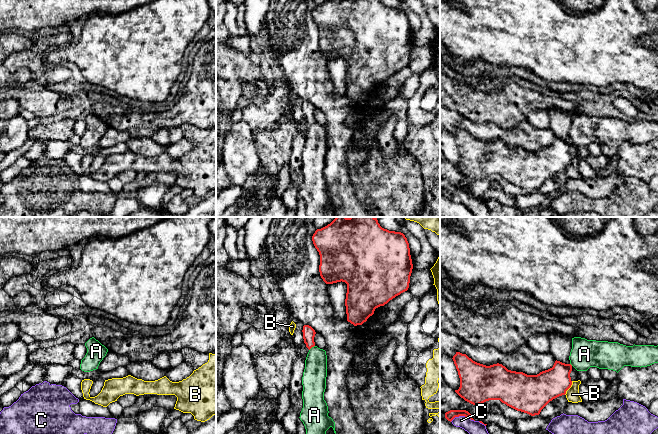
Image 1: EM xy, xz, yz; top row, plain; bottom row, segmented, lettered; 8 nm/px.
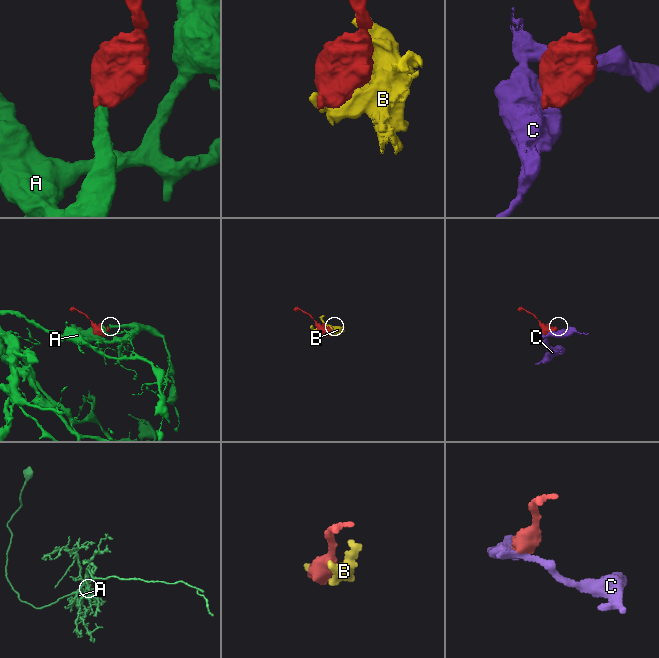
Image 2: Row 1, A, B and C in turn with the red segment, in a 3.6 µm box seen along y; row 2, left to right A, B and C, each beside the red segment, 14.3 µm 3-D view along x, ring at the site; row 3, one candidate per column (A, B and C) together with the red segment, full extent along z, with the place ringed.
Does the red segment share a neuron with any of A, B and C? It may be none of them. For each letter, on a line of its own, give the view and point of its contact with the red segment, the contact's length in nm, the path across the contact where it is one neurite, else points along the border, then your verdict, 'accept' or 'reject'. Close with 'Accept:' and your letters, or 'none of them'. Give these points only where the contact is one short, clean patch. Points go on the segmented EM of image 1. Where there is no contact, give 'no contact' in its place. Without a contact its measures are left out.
A: meets red in xz at (311, 347); contact 60 nm long; runs through xz (309, 333), (311, 347), (314, 351), (314, 376); accept
B: meets red in yz at (569, 387); contact 130 nm long; reject
C: meets red in yz at (462, 415); contact 200 nm long; reject
Accept: A

